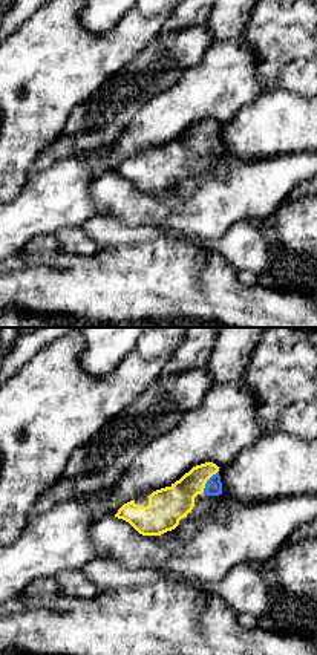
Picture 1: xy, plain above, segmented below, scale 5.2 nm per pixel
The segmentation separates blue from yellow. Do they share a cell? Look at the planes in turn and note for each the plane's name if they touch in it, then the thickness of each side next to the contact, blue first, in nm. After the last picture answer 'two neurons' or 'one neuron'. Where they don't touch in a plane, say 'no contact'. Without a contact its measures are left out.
contact in xy; calibres 90 and 190 nm

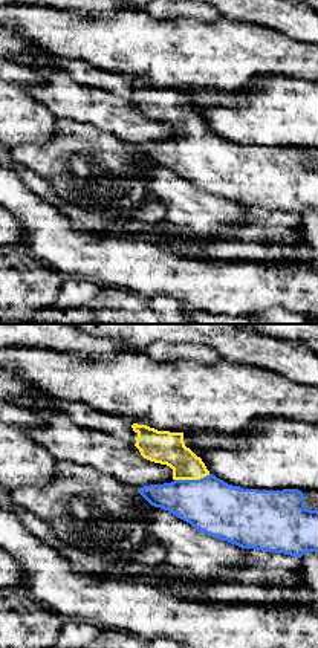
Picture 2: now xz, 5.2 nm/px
contact in xz; calibres 300 and 180 nm

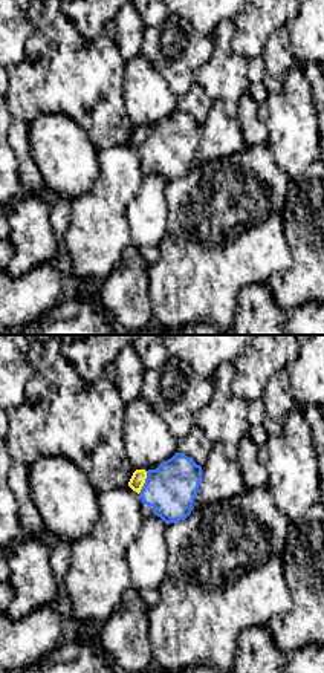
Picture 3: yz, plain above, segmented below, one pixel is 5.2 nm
contact in yz; calibres 260 and 80 nm

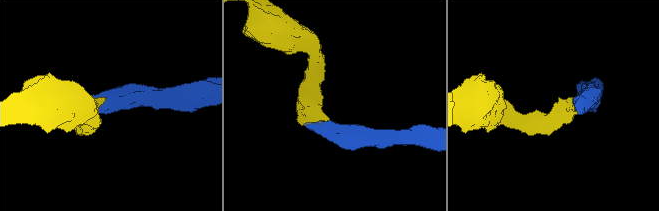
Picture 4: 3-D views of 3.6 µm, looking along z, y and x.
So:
one neuron

